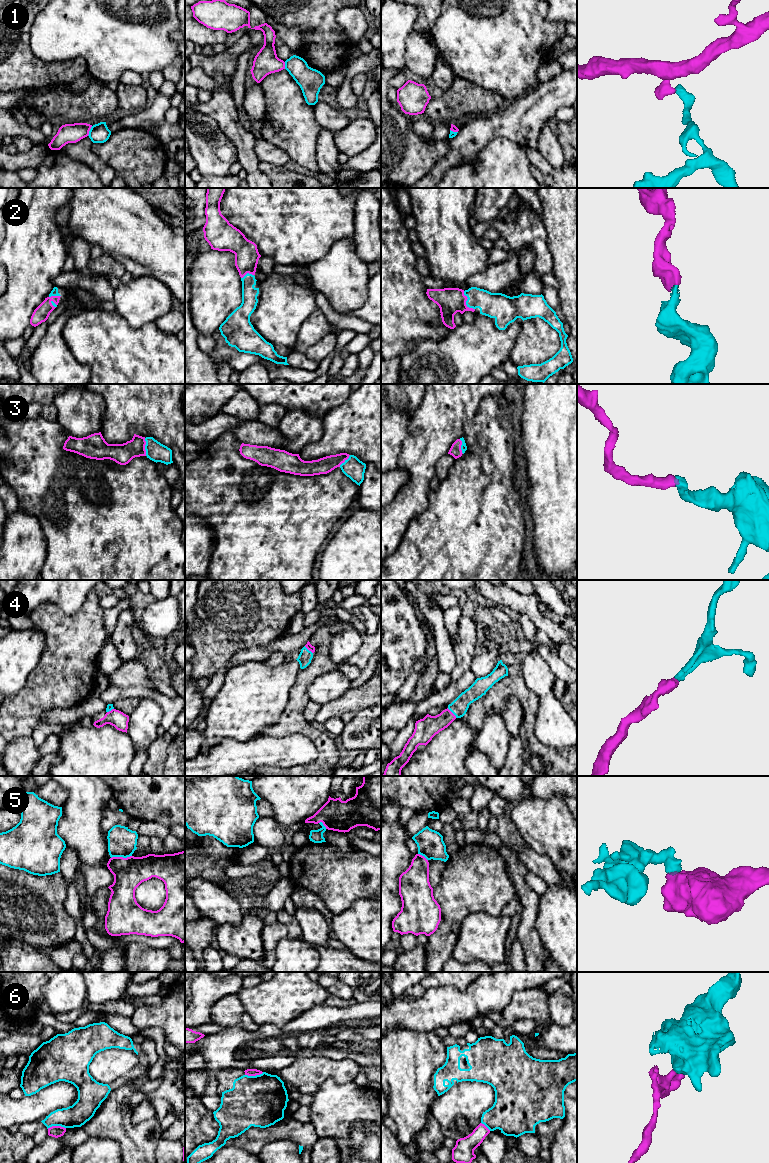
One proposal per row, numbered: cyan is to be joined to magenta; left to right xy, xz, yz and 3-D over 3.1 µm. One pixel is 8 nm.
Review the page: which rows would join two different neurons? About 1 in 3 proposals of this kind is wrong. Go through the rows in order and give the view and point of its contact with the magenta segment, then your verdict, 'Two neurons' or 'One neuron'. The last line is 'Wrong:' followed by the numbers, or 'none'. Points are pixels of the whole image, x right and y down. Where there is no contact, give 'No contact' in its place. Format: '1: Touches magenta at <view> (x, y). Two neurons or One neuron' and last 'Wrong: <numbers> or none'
1: Touches magenta at xy (89, 130). Two neurons
2: Touches magenta at yz (465, 302). One neuron
3: Touches magenta at xy (144, 447). One neuron
4: Touches magenta at yz (452, 713). One neuron
5: Touches magenta at xy (121, 857). Two neurons
6: Touches magenta at xy (56, 1126). Two neurons
Wrong: 1, 5, 6

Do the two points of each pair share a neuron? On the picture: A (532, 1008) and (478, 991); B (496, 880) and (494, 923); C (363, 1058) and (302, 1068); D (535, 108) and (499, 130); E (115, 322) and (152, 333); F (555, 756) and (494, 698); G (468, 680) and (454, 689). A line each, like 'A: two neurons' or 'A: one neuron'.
A: two neurons
B: two neurons
C: two neurons
D: one neuron
E: one neuron
F: one neuron
G: one neuron

